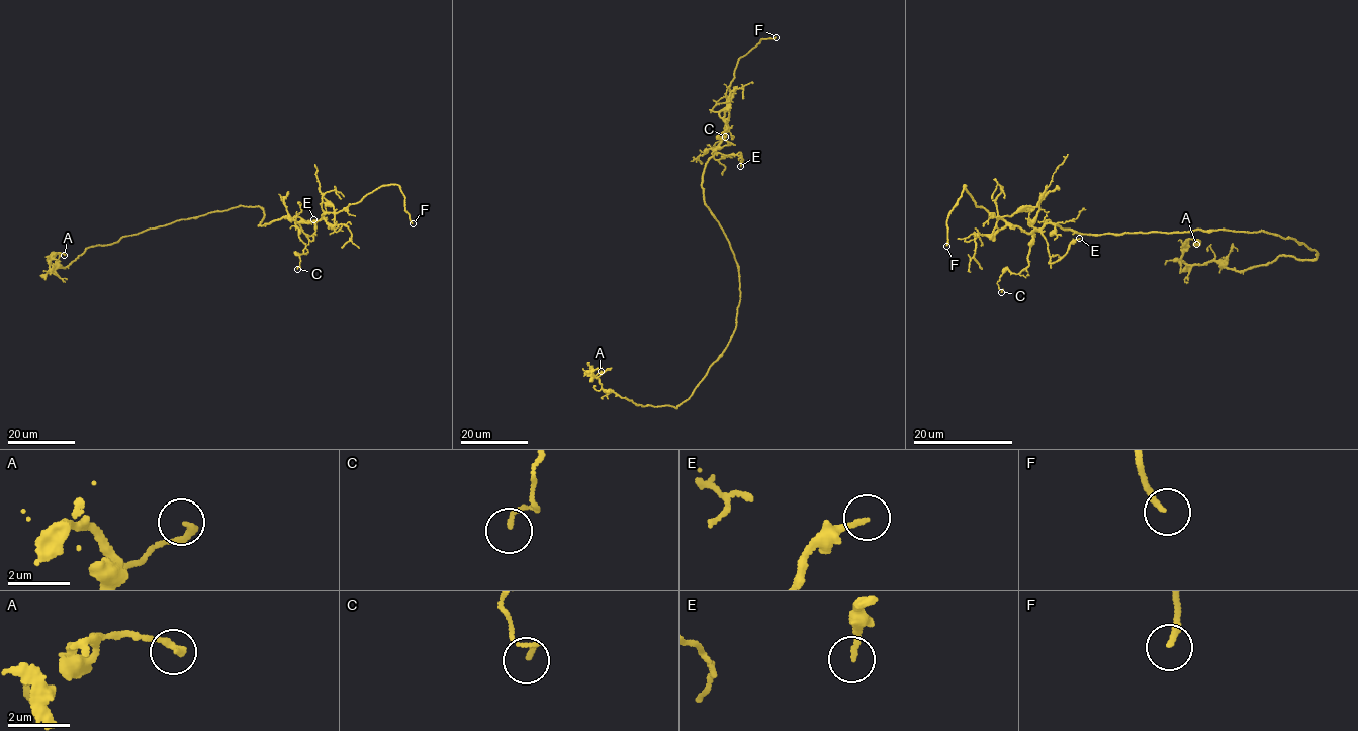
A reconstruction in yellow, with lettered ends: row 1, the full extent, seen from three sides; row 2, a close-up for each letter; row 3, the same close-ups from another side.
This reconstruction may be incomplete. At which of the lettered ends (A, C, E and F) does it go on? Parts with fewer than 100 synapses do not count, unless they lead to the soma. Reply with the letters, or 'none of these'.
F

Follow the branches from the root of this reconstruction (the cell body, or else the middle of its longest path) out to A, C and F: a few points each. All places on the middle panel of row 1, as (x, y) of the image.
A: (740, 278), (732, 337), (689, 398), (676, 407), (636, 405), (606, 391), (587, 371), (594, 375), (601, 371)
C: (740, 278), (729, 242), (704, 202), (702, 187), (713, 150), (730, 145), (719, 135), (723, 132), (725, 136)
F: (740, 278), (729, 242), (704, 202), (702, 177), (726, 128), (719, 113), (739, 59), (776, 37)

